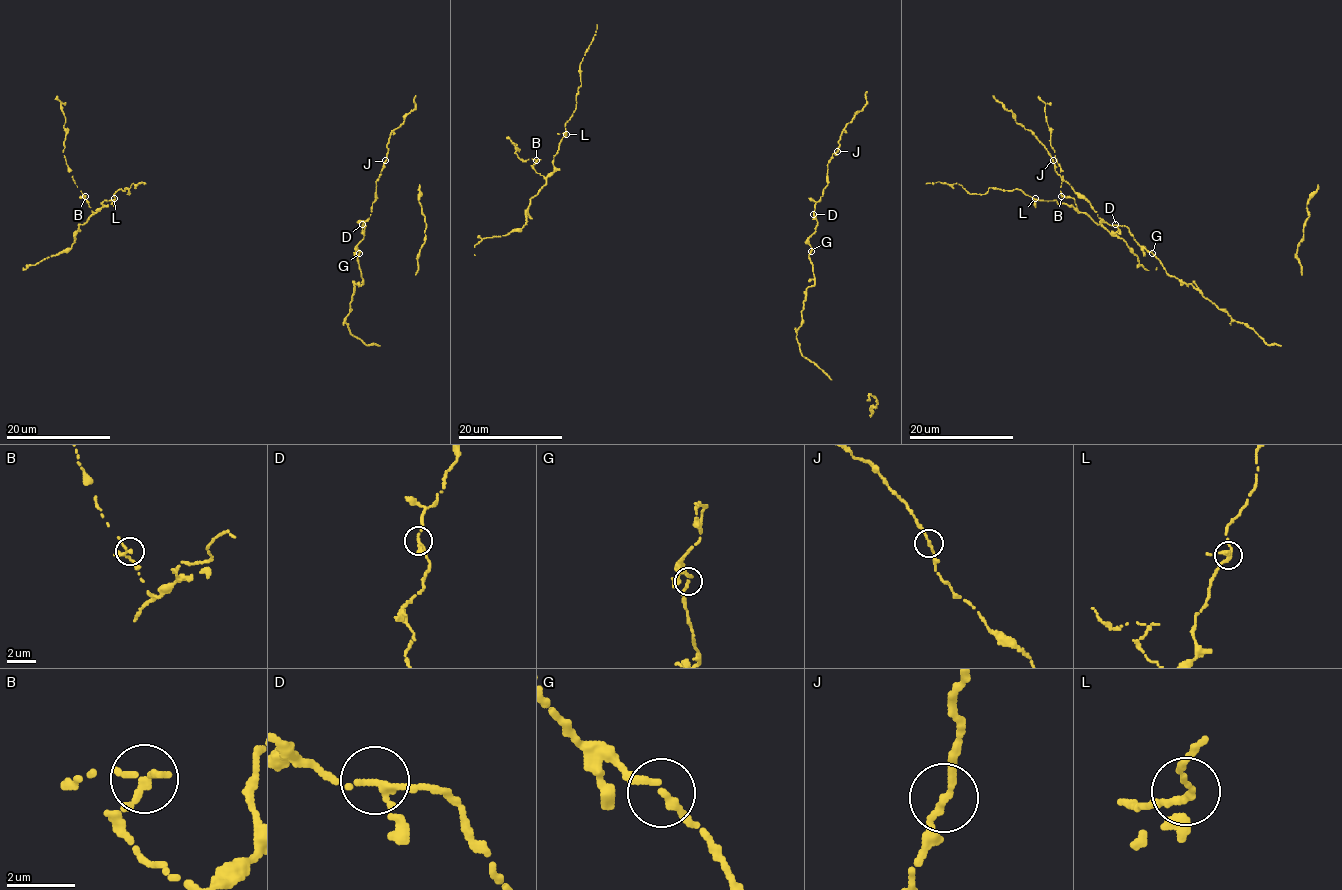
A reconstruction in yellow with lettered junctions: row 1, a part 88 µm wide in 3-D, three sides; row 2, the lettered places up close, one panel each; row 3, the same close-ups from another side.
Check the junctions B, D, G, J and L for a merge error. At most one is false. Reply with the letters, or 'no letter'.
B

